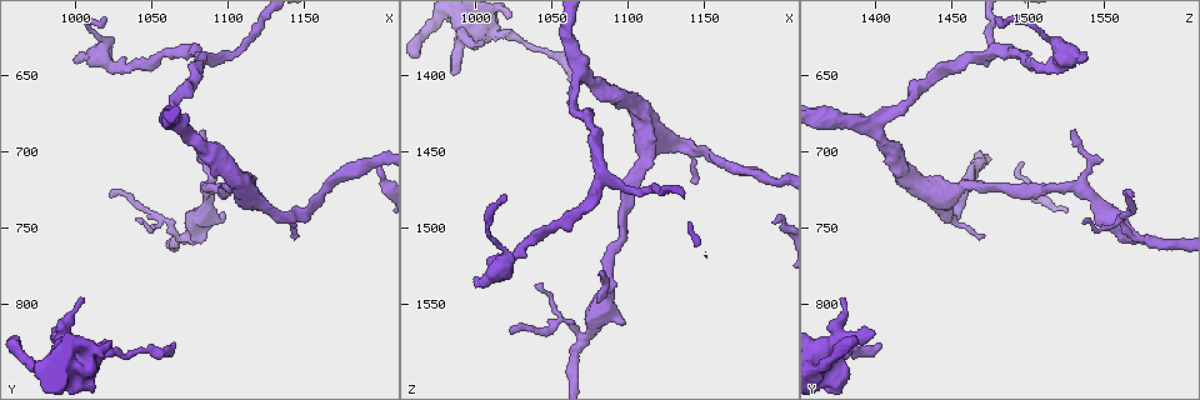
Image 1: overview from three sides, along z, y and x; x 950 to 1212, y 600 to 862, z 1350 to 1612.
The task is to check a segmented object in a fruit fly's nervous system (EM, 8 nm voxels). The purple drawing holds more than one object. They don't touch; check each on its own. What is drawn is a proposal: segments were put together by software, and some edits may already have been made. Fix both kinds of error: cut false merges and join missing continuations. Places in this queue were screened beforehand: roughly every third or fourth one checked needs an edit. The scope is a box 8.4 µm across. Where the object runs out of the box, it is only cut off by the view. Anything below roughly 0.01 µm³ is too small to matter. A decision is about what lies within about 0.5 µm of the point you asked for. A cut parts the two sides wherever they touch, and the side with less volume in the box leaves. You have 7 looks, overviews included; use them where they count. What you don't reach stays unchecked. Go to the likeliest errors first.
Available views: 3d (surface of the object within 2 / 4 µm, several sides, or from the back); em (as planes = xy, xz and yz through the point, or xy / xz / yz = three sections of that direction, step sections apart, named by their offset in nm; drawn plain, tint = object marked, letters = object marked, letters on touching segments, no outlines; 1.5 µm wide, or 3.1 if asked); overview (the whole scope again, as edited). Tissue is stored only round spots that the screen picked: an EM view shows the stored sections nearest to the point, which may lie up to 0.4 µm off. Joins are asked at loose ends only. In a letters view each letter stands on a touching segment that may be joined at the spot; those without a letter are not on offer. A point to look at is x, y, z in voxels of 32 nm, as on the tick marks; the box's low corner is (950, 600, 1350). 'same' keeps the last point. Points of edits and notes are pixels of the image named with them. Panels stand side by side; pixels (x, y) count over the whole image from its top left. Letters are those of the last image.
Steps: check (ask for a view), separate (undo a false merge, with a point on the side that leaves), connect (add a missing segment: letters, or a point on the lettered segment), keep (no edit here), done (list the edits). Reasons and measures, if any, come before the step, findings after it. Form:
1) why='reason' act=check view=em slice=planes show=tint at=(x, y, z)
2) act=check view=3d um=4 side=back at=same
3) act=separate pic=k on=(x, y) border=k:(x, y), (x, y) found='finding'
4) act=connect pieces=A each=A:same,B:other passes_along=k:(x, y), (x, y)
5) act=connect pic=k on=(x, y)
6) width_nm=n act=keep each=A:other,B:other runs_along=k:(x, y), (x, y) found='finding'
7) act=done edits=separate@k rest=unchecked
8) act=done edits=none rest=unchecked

why='free end' act=check view=em slice=xy step=4 show=tint at=(1000, 640, 1532)

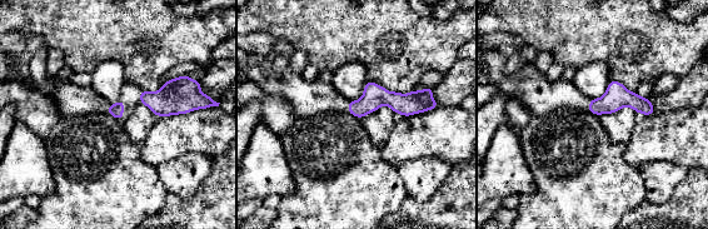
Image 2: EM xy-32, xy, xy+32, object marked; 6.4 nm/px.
act=check view=em slice=yz step=4 show=letters at=same

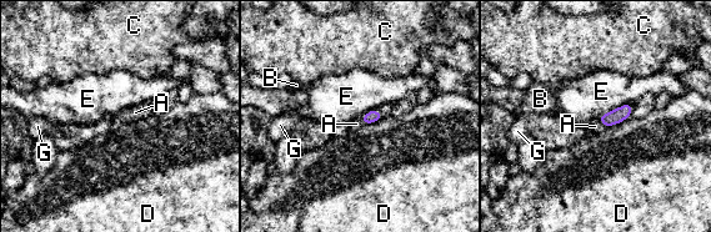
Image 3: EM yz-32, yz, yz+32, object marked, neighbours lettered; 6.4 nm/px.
act=connect pieces=A each=A:same,B:other,C:other,D:other,E:other,G:other passes_along=3:(371, 116), (361, 119), (356, 124) found='the neuron continues'

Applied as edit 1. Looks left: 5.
act=check view=em slice=xz step=4 show=tint at=(984, 818, 1398)

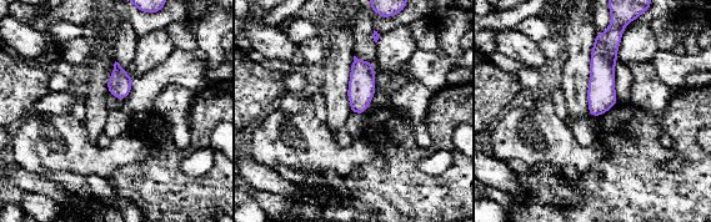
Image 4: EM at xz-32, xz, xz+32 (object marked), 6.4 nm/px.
why='what lies round it' act=check view=em slice=xz step=4 show=letters at=same

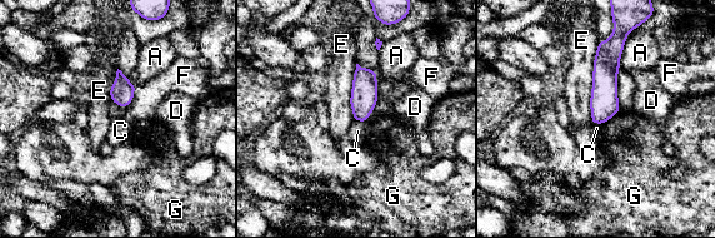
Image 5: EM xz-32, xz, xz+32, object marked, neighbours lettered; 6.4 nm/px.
act=keep each=A:other,C:other,D:other,E:other,F:other,G:other runs_along=5:(605, 44), (604, 107), (595, 120) found='no lettered segment goes on from it'

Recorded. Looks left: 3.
why='an open end' act=check view=3d um=2 side=back at=(1022, 728, 1568)

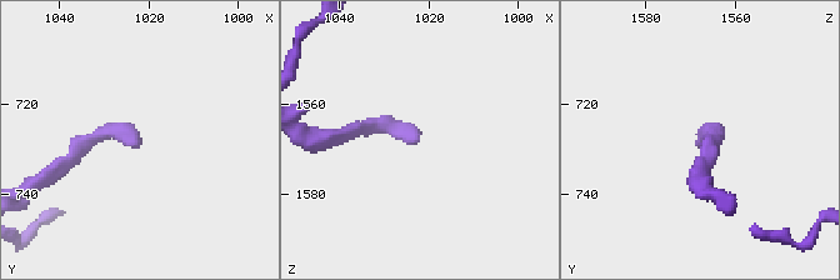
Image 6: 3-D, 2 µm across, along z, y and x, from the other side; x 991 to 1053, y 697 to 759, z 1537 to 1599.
act=check view=em slice=yz step=8 show=tint at=(1023, 729, 1568)

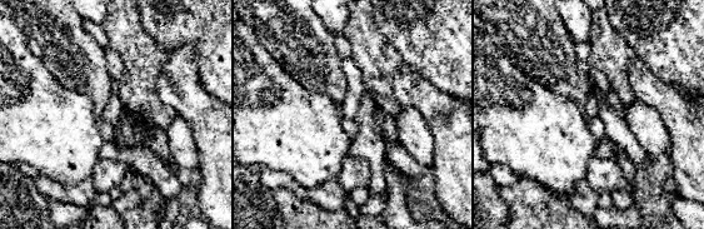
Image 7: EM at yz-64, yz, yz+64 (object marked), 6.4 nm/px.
why='another direction' act=check view=em slice=planes show=letters at=same

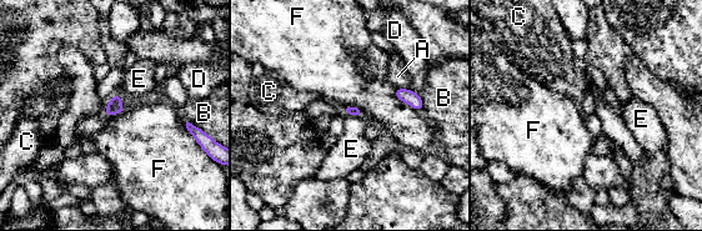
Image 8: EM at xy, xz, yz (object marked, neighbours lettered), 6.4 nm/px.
act=keep each=A:other,B:other,C:other,D:other,E:other,F:other border=8:(394, 89), (397, 98), (419, 111) found='no lettered segment goes on from it'

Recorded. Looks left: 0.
act=done edits=connect@3 rest=unchecked

